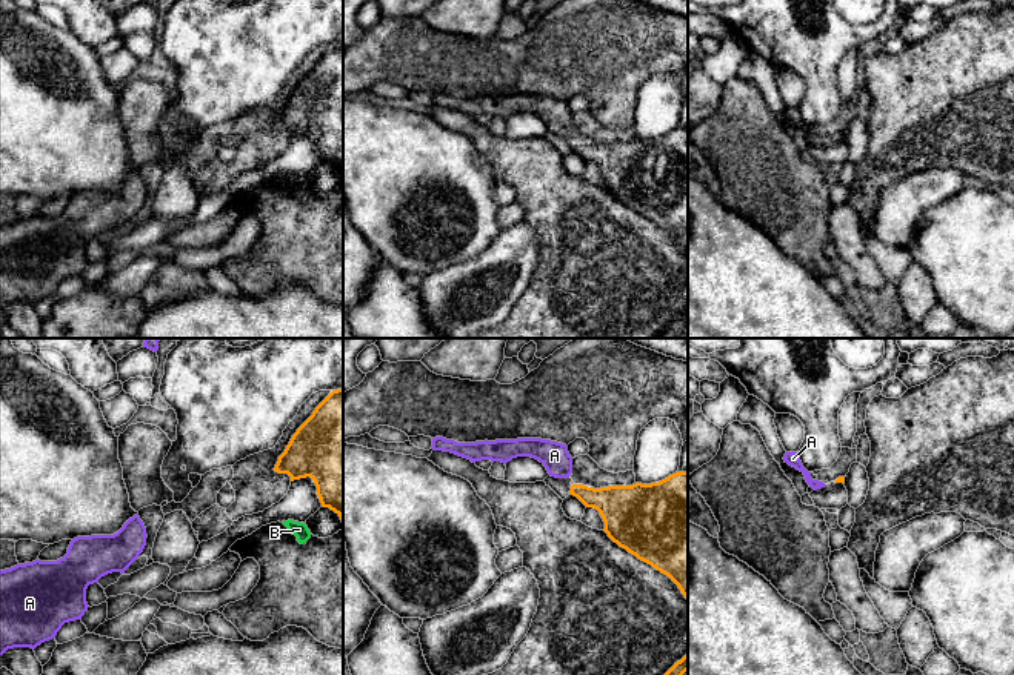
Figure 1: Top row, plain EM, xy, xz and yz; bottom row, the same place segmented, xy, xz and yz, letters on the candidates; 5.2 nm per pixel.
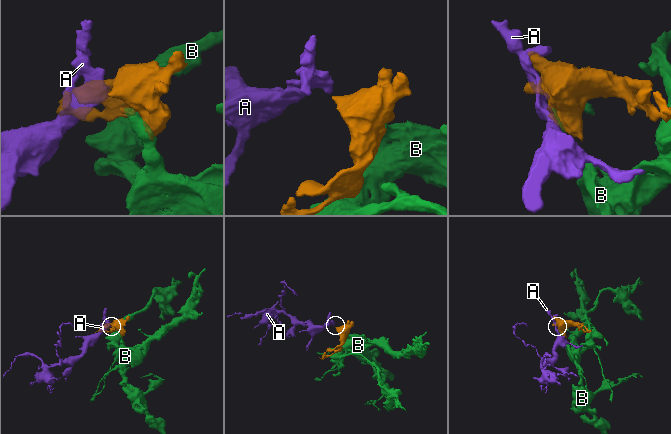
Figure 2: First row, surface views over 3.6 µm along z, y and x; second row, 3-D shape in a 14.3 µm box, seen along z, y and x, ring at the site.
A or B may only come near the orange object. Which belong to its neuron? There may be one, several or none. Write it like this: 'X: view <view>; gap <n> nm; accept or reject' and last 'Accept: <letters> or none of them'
A: view xz; gap 50 nm; accept
B: view xy; gap 140 nm; reject
Accept: A

